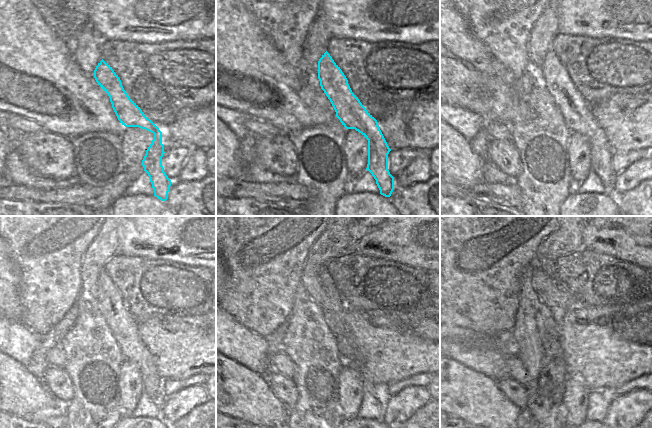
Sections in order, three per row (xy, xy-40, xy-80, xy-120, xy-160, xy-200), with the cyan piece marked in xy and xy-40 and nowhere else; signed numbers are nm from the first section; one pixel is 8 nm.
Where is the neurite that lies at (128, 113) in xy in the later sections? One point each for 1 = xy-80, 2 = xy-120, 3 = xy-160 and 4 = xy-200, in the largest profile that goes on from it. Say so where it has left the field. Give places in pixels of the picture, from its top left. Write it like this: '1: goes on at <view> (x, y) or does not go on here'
1: goes on at xy-80 (576, 112)
2: goes on at xy-120 (124, 327)
3: goes on at xy-160 (334, 307)
4: goes on at xy-200 (546, 265)

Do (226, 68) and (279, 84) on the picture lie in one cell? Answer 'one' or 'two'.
one

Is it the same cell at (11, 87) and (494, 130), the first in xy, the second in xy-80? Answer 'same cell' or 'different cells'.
different cells

